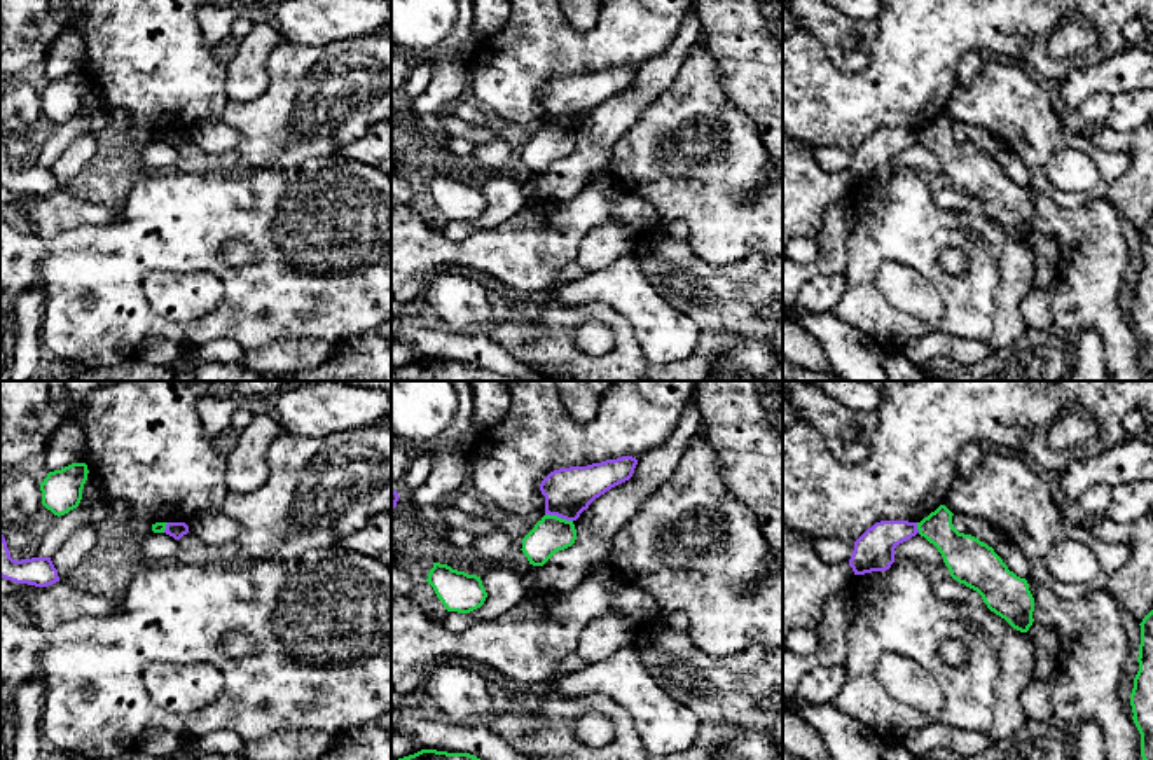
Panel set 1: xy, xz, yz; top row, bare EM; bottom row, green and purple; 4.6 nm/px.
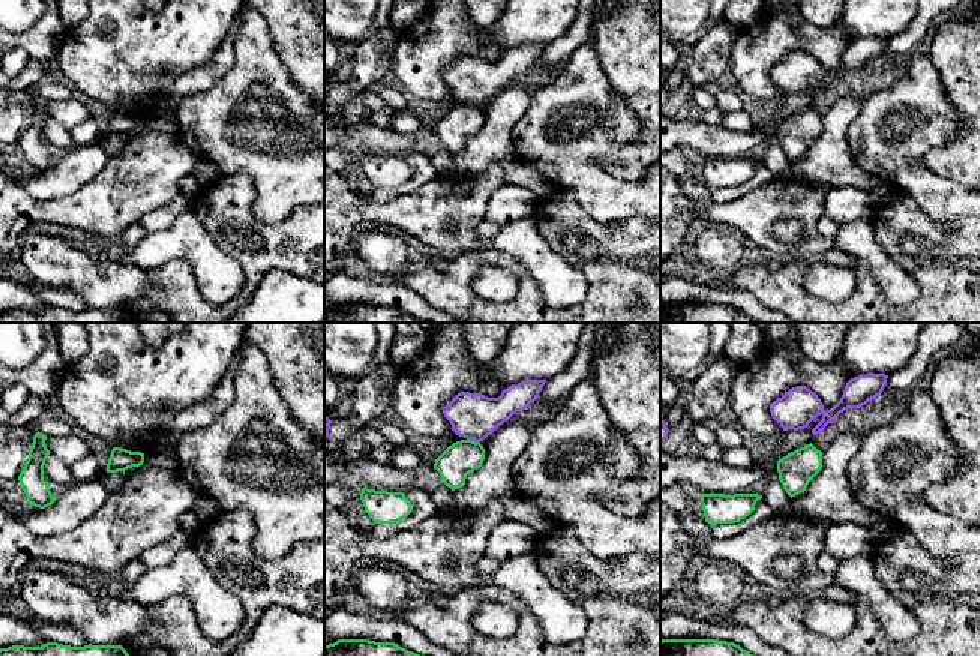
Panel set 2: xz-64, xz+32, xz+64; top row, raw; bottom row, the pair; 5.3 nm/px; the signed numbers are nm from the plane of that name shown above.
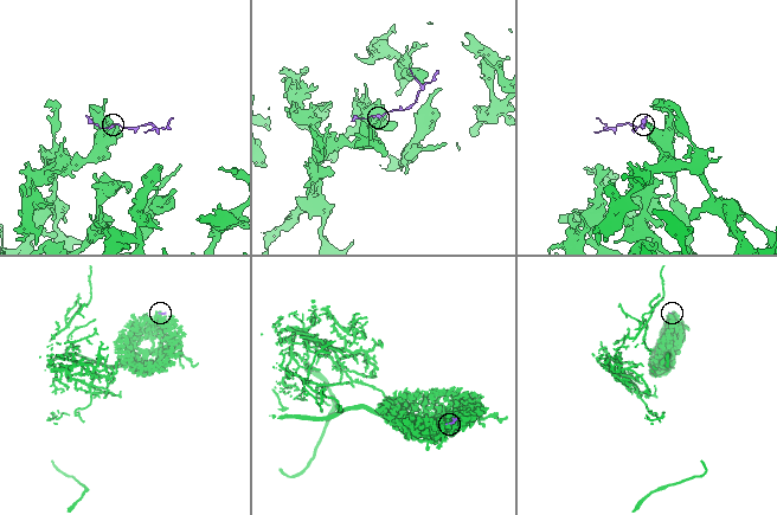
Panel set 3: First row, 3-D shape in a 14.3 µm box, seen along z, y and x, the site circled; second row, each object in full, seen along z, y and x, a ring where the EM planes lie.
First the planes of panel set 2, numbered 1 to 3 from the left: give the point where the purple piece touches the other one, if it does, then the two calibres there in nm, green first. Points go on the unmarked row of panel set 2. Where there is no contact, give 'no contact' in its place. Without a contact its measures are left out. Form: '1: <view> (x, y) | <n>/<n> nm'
1: no contact
2: xz+32 (471, 104) | 180/260 nm
3: no contact

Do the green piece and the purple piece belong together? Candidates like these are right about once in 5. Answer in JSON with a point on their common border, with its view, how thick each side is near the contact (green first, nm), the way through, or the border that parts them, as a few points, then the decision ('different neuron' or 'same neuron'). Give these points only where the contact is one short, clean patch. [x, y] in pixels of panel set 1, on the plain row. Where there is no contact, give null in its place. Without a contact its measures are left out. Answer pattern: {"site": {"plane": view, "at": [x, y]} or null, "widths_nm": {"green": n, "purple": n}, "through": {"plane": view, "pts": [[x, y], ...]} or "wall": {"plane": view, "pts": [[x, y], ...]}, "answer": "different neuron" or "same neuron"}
{"site": {"plane": "xz", "at": [559, 126]}, "widths_nm": {"green": 160, "purple": 220}, "wall": {"plane": "xz", "pts": [[545, 123], [556, 123], [572, 130]]}, "answer": "different neuron"}

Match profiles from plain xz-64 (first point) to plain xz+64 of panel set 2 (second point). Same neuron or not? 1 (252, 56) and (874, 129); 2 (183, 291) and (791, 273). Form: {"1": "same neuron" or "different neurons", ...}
{"1": "same neuron", "2": "same neuron"}

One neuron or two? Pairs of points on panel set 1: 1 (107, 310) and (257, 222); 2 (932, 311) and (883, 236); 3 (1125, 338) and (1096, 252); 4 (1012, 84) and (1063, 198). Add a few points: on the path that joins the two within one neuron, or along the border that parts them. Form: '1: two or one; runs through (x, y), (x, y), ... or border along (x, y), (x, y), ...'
1: one; runs through (137, 269), (186, 222), (217, 222)
2: two; border along (876, 271), (883, 262), (904, 262), (935, 289)
3: one; runs through (1104, 317), (1096, 306), (1096, 273)
4: one; runs through (1021, 114), (1035, 133), (1036, 172)

